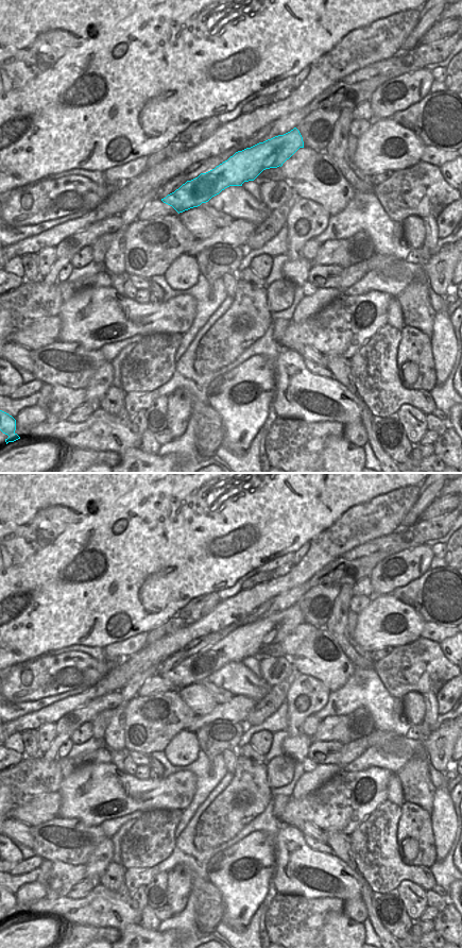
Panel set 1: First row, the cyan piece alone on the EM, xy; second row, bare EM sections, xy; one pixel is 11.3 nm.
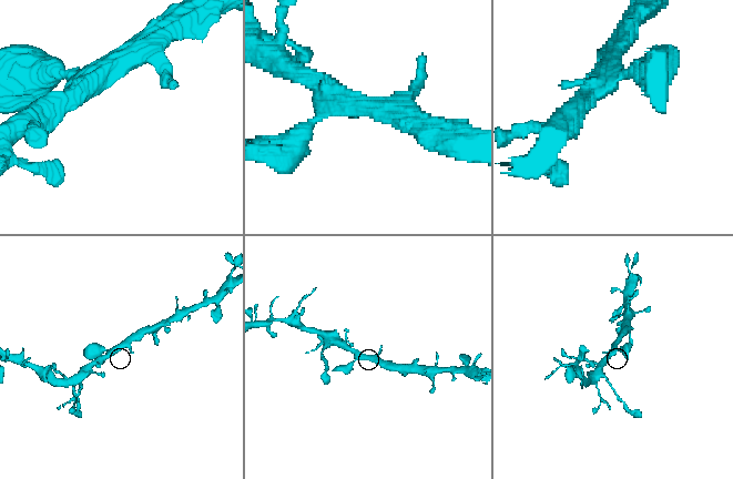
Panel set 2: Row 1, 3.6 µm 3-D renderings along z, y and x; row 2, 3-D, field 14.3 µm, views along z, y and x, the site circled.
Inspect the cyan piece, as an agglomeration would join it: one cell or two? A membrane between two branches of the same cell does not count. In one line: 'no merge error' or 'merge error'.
no merge error

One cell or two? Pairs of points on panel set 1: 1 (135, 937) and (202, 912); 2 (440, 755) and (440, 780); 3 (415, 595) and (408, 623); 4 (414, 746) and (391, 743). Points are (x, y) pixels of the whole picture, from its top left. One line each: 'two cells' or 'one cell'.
1: two cells
2: two cells
3: two cells
4: one cell

